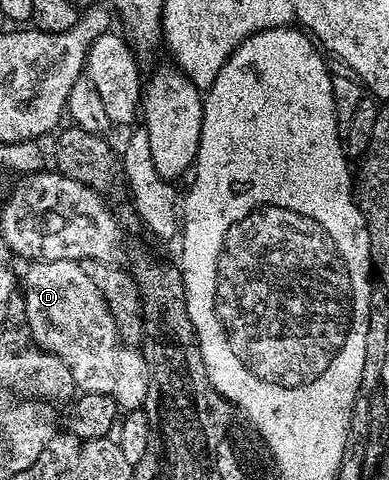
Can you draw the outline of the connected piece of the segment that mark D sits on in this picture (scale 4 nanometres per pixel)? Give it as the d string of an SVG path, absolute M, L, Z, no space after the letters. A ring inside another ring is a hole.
M37 260L29 263L24 272L24 305L28 329L39 348L52 352L70 366L70 374L74 374L74 382L81 393L93 392L106 394L114 398L114 402L124 410L143 409L148 393L148 364L140 348L132 348L120 341L114 318L102 298L98 294L98 286L90 282L86 270L75 260Z

